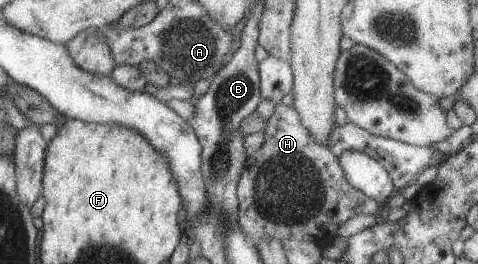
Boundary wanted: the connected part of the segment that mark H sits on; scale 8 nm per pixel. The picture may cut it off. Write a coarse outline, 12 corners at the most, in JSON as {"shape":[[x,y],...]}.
{"shape":[[280,102],[239,184],[250,243],[331,244],[384,207]]}

